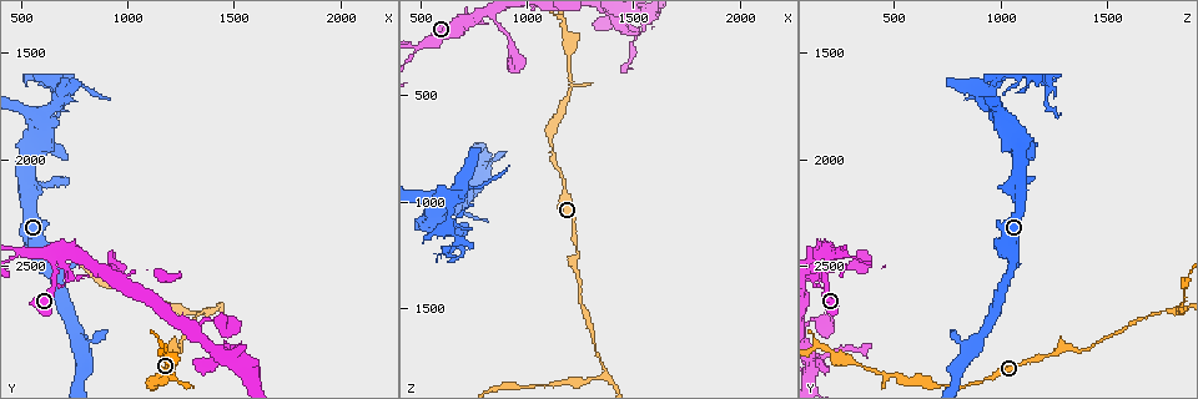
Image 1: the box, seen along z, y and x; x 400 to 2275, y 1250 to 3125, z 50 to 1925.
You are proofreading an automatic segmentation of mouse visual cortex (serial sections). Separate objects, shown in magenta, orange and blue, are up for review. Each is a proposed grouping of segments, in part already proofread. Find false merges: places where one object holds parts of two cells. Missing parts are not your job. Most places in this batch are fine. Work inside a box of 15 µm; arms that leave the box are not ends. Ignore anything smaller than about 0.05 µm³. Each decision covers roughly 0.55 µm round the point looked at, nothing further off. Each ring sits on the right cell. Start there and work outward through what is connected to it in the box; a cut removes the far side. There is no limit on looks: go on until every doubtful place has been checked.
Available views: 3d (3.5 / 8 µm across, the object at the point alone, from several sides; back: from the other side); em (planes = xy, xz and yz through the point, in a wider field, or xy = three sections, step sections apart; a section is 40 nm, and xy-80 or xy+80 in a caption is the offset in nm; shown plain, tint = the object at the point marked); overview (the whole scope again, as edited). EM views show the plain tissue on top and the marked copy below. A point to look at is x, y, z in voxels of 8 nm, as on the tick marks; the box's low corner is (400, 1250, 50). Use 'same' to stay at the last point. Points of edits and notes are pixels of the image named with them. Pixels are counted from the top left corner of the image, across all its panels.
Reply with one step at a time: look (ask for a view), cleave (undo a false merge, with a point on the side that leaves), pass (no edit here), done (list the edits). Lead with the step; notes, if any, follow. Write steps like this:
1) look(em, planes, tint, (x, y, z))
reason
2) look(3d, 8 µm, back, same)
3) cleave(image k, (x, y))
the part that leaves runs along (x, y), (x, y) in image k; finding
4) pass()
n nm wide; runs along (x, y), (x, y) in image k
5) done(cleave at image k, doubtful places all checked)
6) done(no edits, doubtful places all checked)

look(3d, 3.5 µm, (640, 1620, 1110))
abrupt turn

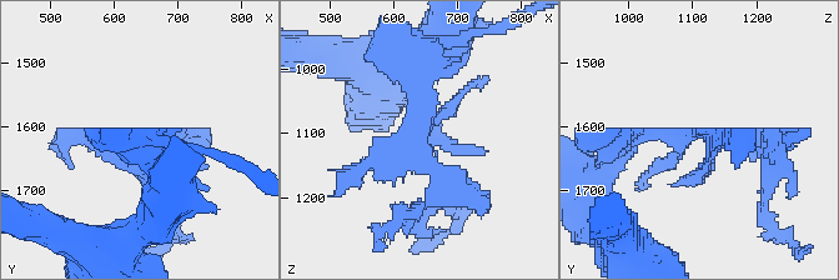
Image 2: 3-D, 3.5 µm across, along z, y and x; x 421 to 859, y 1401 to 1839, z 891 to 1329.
look(em, xy, step 5, tint, (630, 1615, 1120))
need the tissue

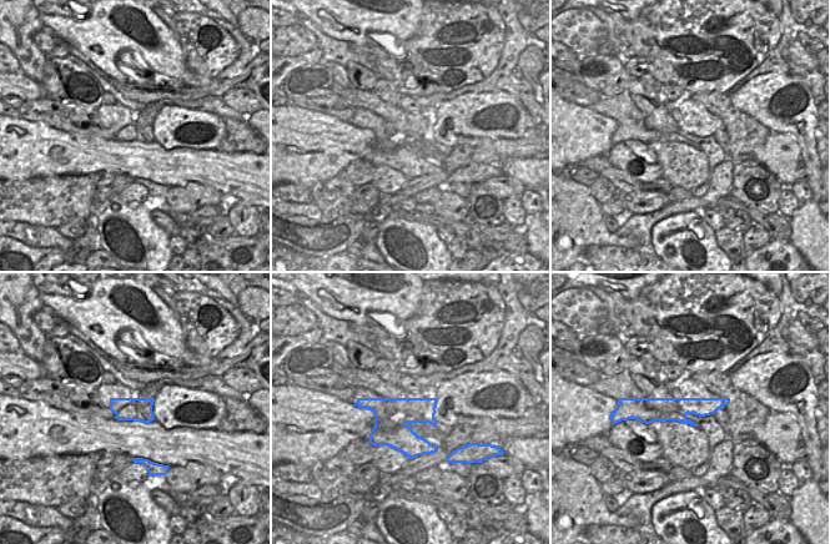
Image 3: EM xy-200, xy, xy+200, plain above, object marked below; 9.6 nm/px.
look(em, planes, tint, same)

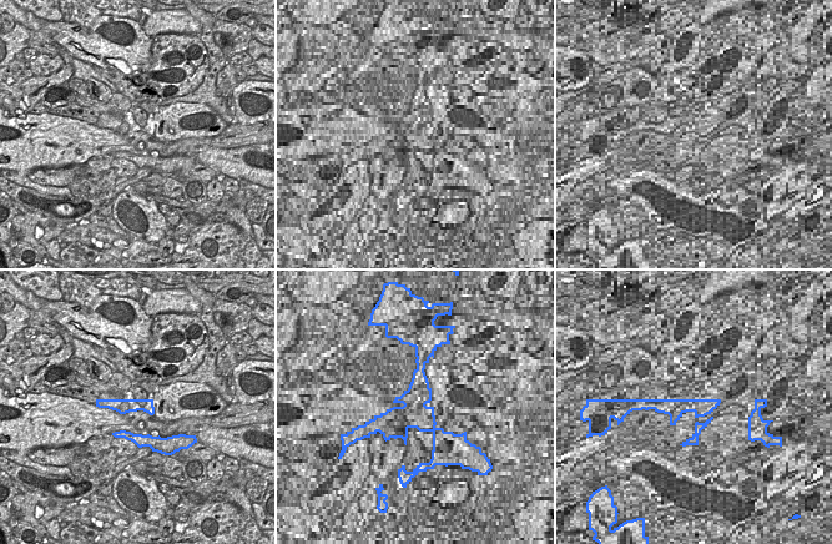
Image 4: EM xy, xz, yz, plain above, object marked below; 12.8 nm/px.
pass()
190 nm wide; runs along (436, 70), (413, 148), (440, 193), (421, 205) in image 2; all the same cell

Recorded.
look(3d, 3.5 µm, (630, 1630, 1210))
abrupt turn

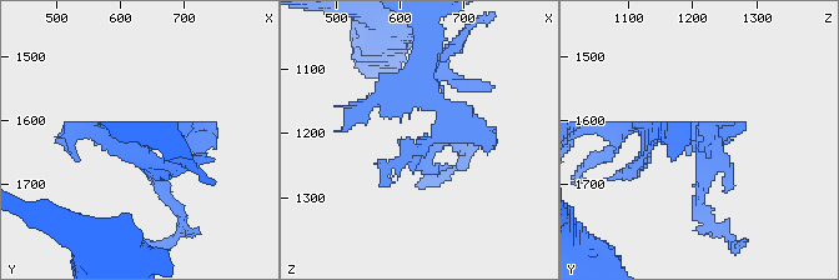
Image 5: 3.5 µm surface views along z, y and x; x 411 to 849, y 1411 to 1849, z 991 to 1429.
pass()
runs along (649, 129), (701, 129), (703, 213) in image 5; all the same cell

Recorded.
look(3d, 8 µm, (1380, 2730, 1830))
branch point

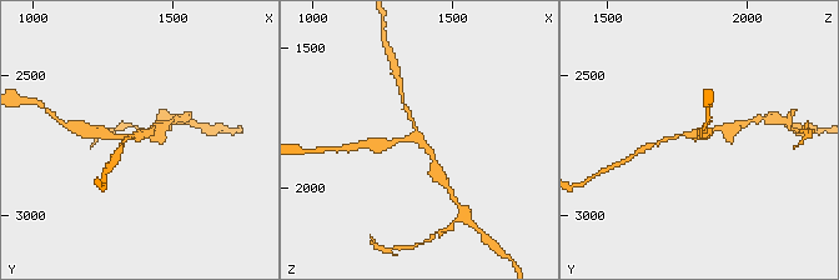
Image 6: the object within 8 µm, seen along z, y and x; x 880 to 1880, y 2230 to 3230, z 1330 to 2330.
look(em, xy, step 5, tint, (1360, 2720, 1820))
3 arms; arms of 150, 150, 200 nm

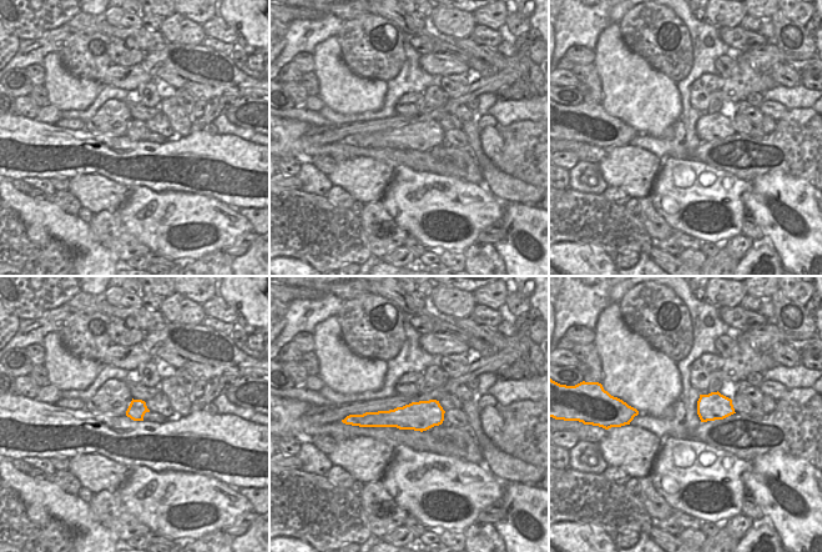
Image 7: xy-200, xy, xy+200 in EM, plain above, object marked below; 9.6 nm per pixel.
pass()
runs along (406, 106), (416, 138), (382, 144) in image 6; continuous, no second cell

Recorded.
done(no edits, doubtful places all checked)

